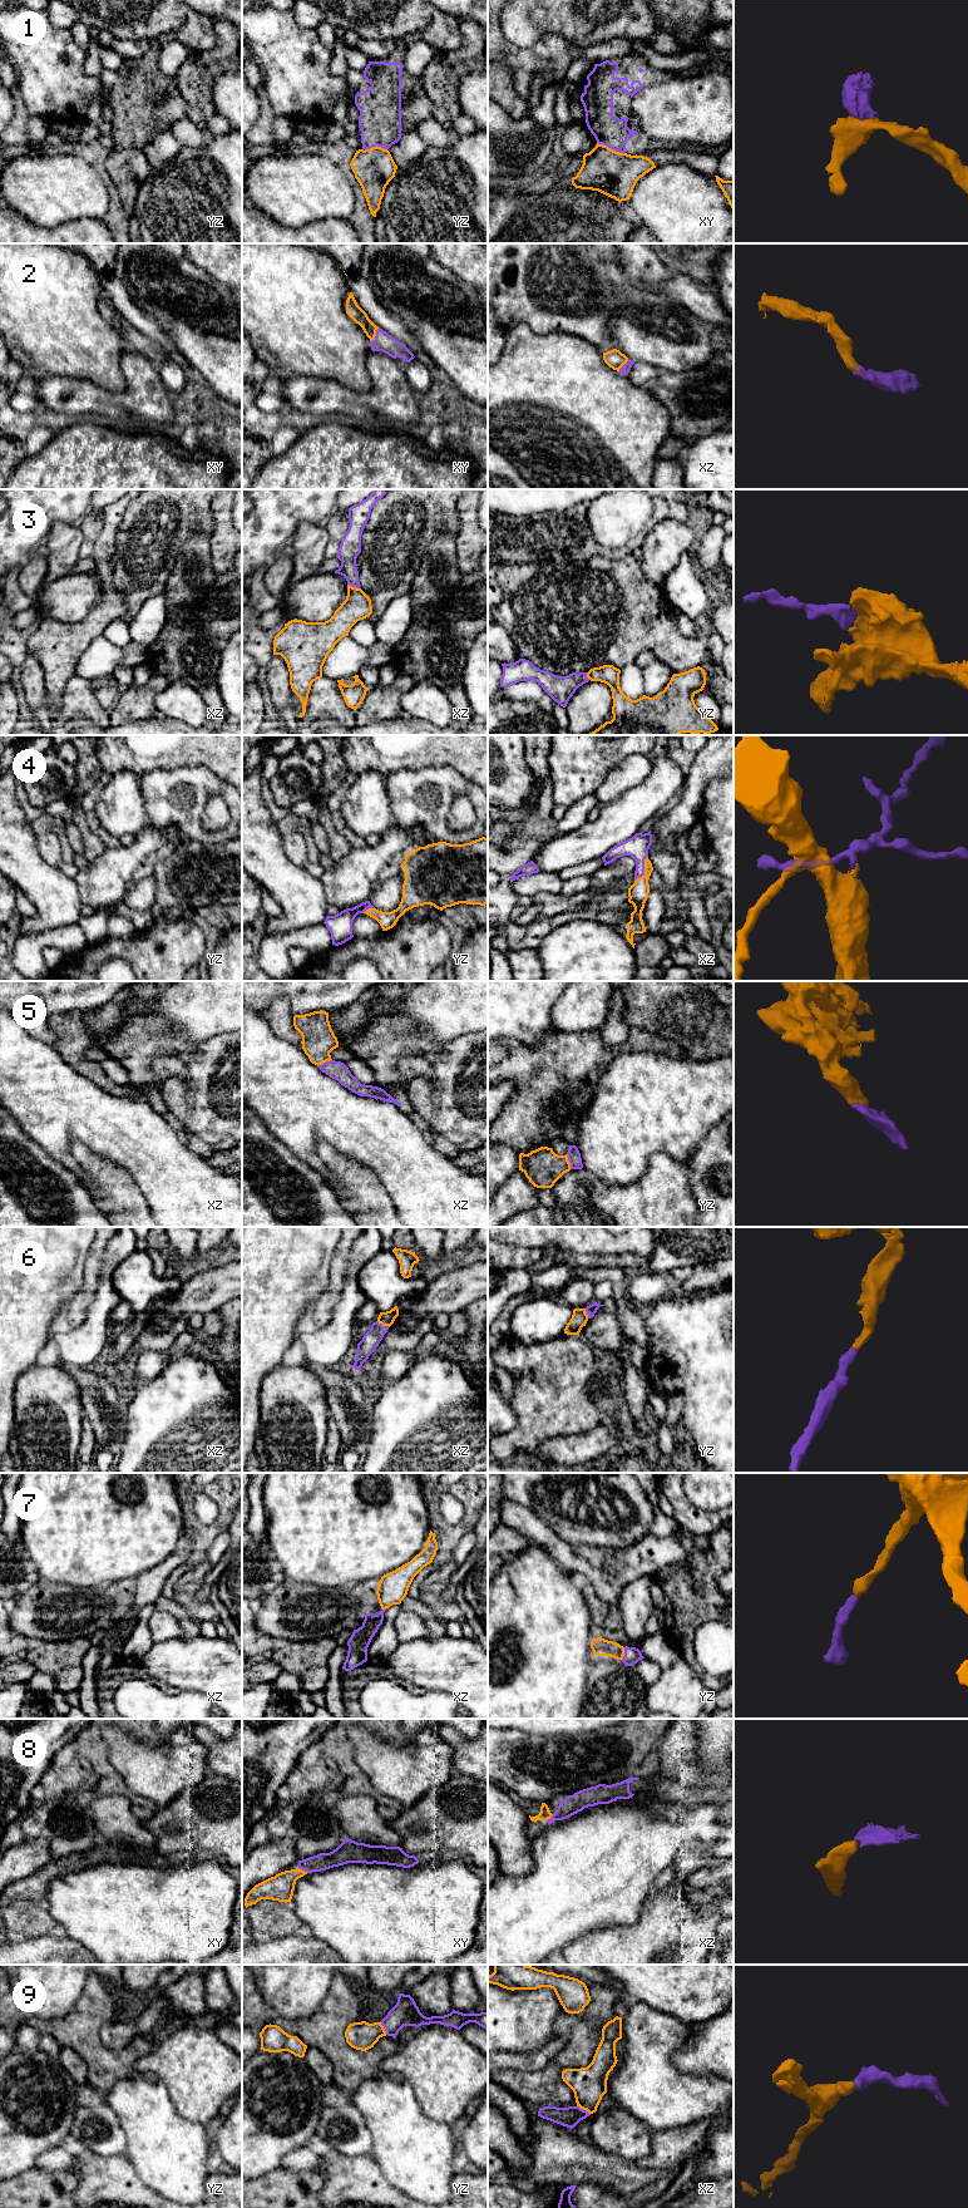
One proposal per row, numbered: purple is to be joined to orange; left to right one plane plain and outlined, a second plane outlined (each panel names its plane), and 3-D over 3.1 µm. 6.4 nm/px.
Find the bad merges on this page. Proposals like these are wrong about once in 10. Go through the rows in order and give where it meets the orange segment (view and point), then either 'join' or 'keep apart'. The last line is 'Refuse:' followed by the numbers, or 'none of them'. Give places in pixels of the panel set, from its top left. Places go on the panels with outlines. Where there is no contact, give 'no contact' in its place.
1: contact xy (610, 148); keep apart
2: contact xy (375, 335); join
3: contact xz (354, 587); join
4: contact xz (645, 870); join
5: contact yz (568, 1162); join
6: contact xz (383, 1325); join
7: contact yz (623, 1654); join
8: contact xy (304, 1871); join
9: contact xz (583, 2109); join
Refuse: 1

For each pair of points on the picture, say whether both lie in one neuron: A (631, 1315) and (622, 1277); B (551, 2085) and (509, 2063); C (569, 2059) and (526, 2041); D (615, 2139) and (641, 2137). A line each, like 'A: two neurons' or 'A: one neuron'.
A: one neuron
B: two neurons
C: two neurons
D: one neuron

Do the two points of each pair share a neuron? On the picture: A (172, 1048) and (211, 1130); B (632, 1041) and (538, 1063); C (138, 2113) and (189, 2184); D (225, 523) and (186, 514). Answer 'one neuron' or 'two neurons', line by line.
A: one neuron
B: one neuron
C: one neuron
D: two neurons

